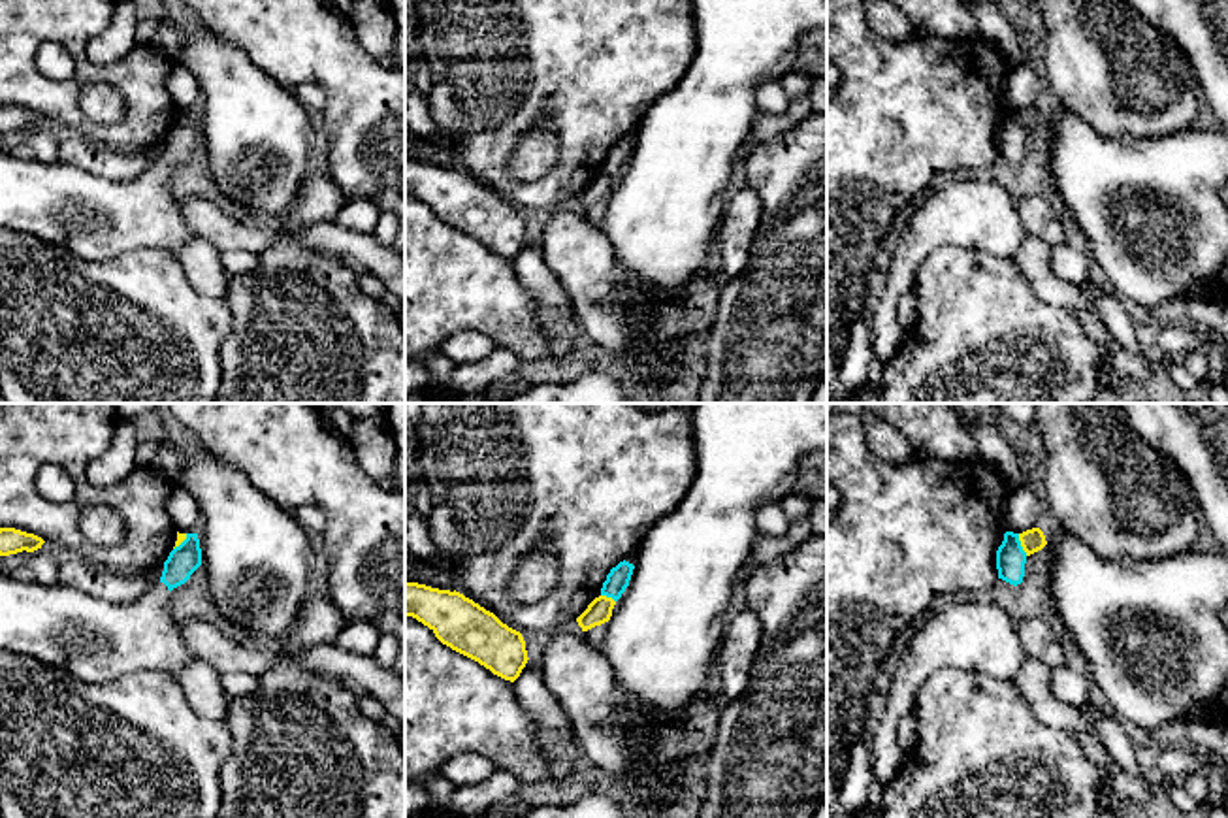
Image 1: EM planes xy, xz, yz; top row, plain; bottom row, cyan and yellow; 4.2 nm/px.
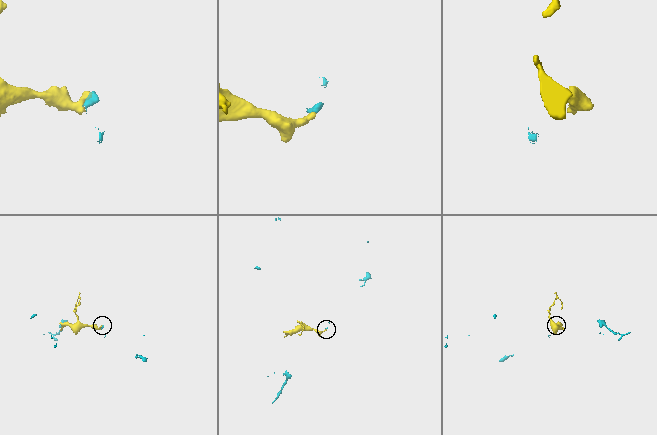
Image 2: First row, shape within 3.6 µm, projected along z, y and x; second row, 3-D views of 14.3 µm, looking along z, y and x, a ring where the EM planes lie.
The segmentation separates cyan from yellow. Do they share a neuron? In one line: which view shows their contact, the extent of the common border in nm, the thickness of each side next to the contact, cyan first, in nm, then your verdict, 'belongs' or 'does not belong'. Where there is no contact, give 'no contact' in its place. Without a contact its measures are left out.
contact in yz; length 100 nm; calibres 130 and 100 nm; does not belong

